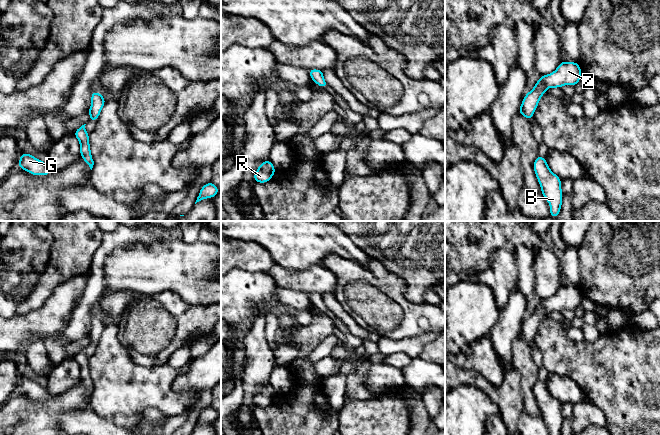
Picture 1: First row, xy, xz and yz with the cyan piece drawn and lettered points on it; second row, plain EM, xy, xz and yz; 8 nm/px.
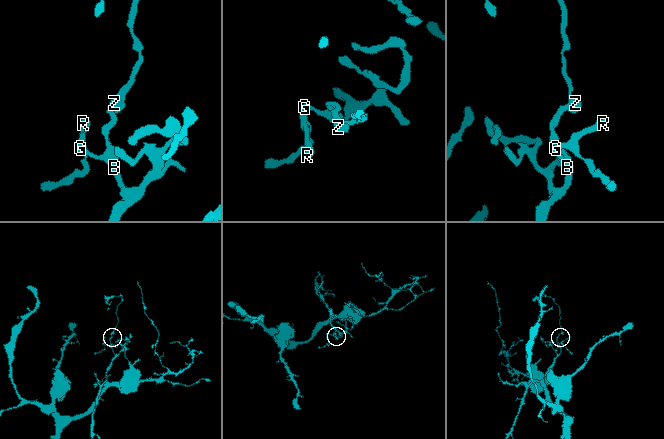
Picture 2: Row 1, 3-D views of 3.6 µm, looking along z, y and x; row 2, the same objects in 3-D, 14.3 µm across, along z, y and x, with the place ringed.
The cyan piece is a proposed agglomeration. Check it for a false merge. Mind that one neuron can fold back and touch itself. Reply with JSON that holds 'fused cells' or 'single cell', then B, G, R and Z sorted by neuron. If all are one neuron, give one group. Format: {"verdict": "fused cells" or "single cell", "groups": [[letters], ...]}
{"verdict": "single cell", "groups": [["B", "G", "R", "Z"]]}

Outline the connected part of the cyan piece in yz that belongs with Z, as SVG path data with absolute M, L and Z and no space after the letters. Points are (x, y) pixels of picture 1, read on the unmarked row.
M561 285L557 293L551 298L540 300L534 312L522 324L518 337L527 343L533 343L540 322L548 312L561 312L563 309L576 310L581 304L582 295L577 286Z

